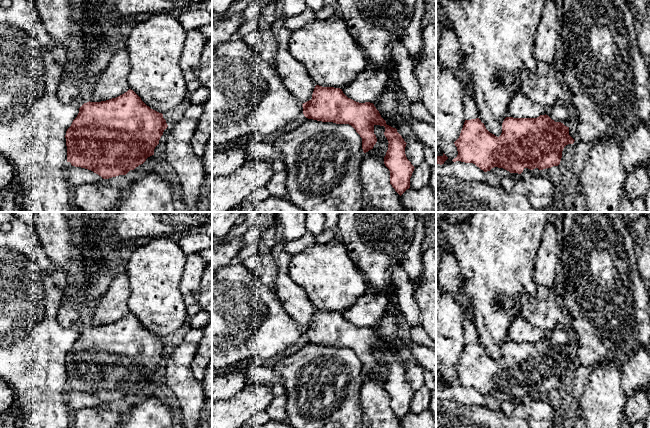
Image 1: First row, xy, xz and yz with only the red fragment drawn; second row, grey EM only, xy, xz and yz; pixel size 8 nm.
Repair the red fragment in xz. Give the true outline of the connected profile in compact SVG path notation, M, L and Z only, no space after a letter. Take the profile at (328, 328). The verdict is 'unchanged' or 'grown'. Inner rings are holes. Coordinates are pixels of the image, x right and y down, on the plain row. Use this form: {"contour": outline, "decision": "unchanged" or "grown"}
{"contour": "M316 309L312 318L312 323L303 327L302 329L303 338L308 343L351 349L362 362L362 373L364 377L373 373L377 366L376 359L374 358L374 350L384 350L384 359L389 367L388 374L384 381L384 388L390 395L390 408L400 420L410 412L410 402L415 391L406 381L405 371L407 367L397 356L396 352L386 348L386 345L381 341L379 335L376 333L373 327L356 326L348 322L340 312L322 311Z", "decision": "unchanged"}

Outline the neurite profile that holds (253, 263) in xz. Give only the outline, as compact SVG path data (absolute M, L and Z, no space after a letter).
M258 253L245 259L242 264L250 271L258 272L261 267L261 258Z

